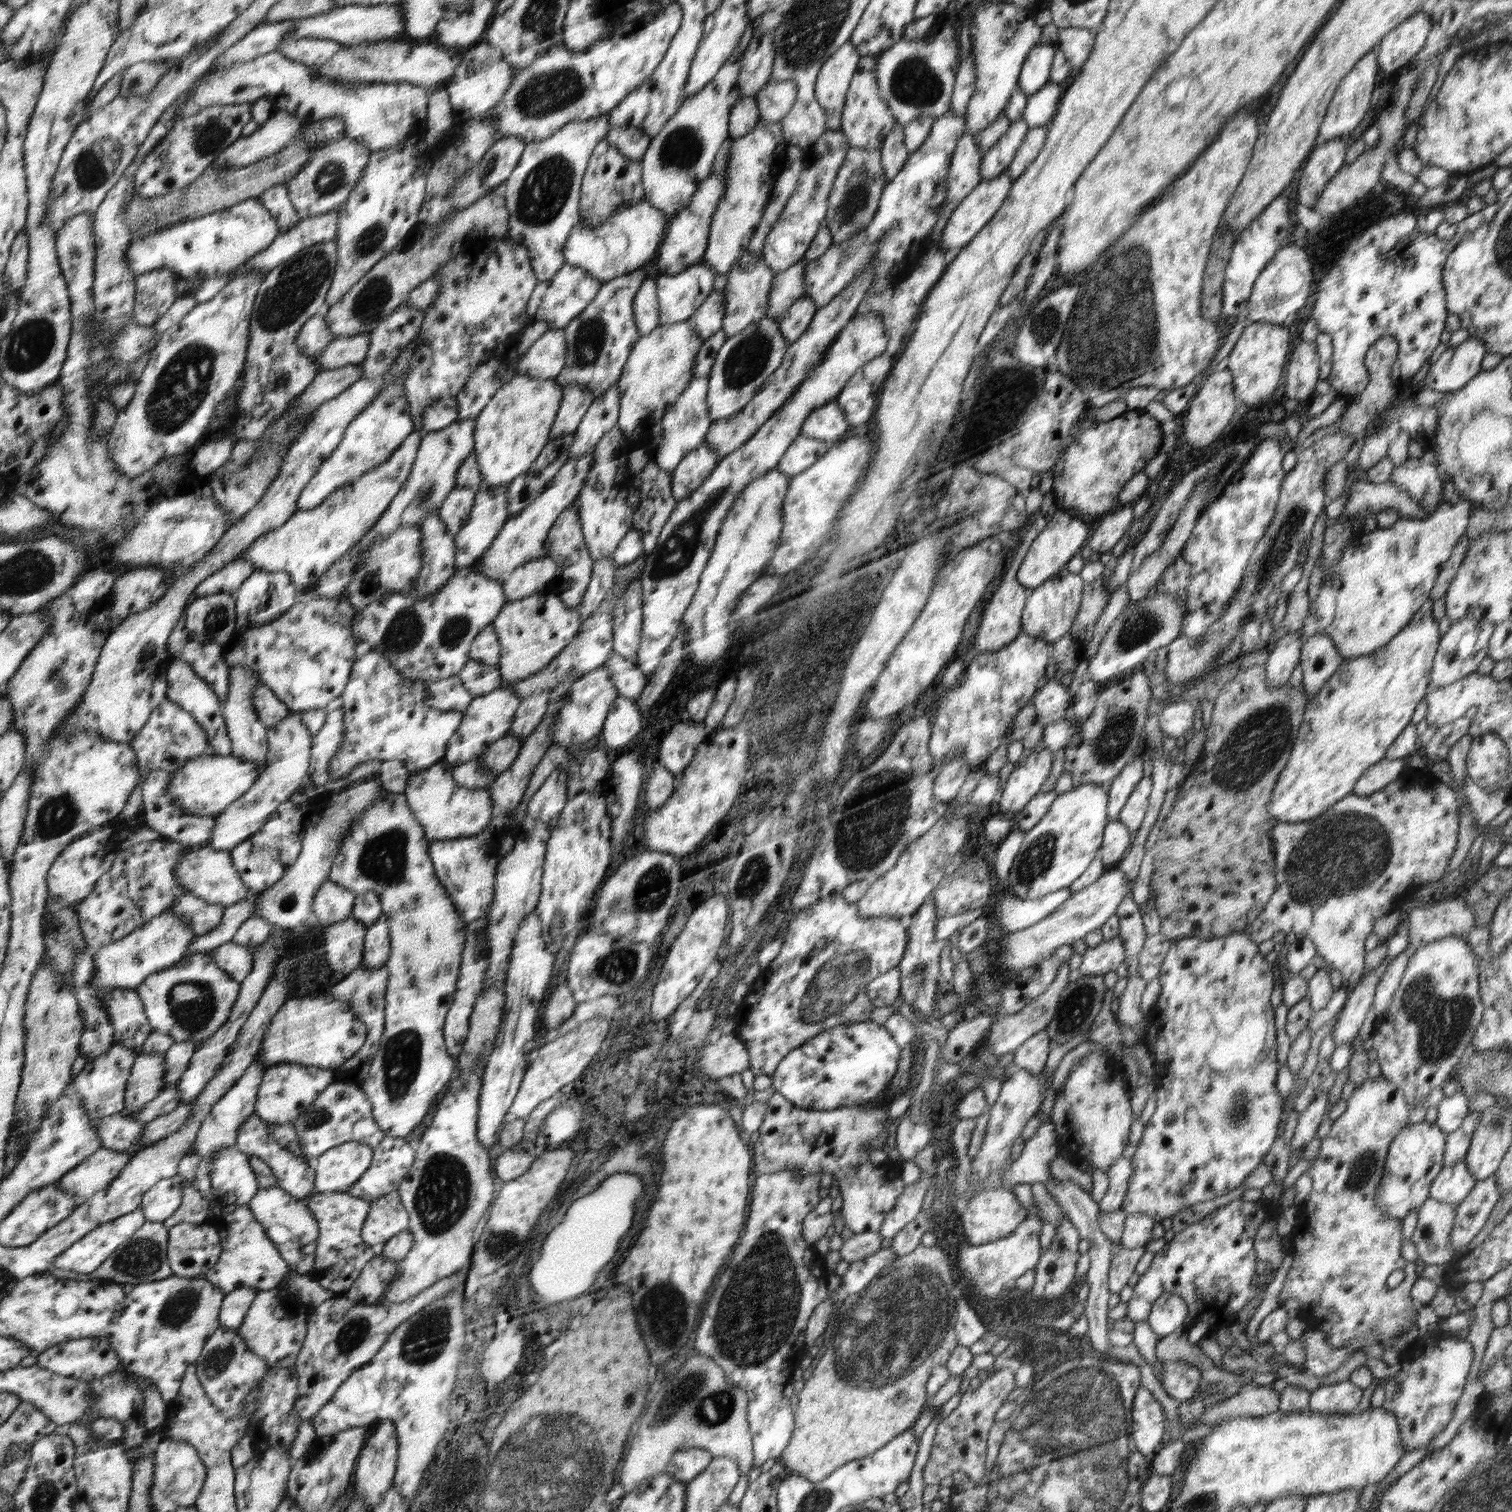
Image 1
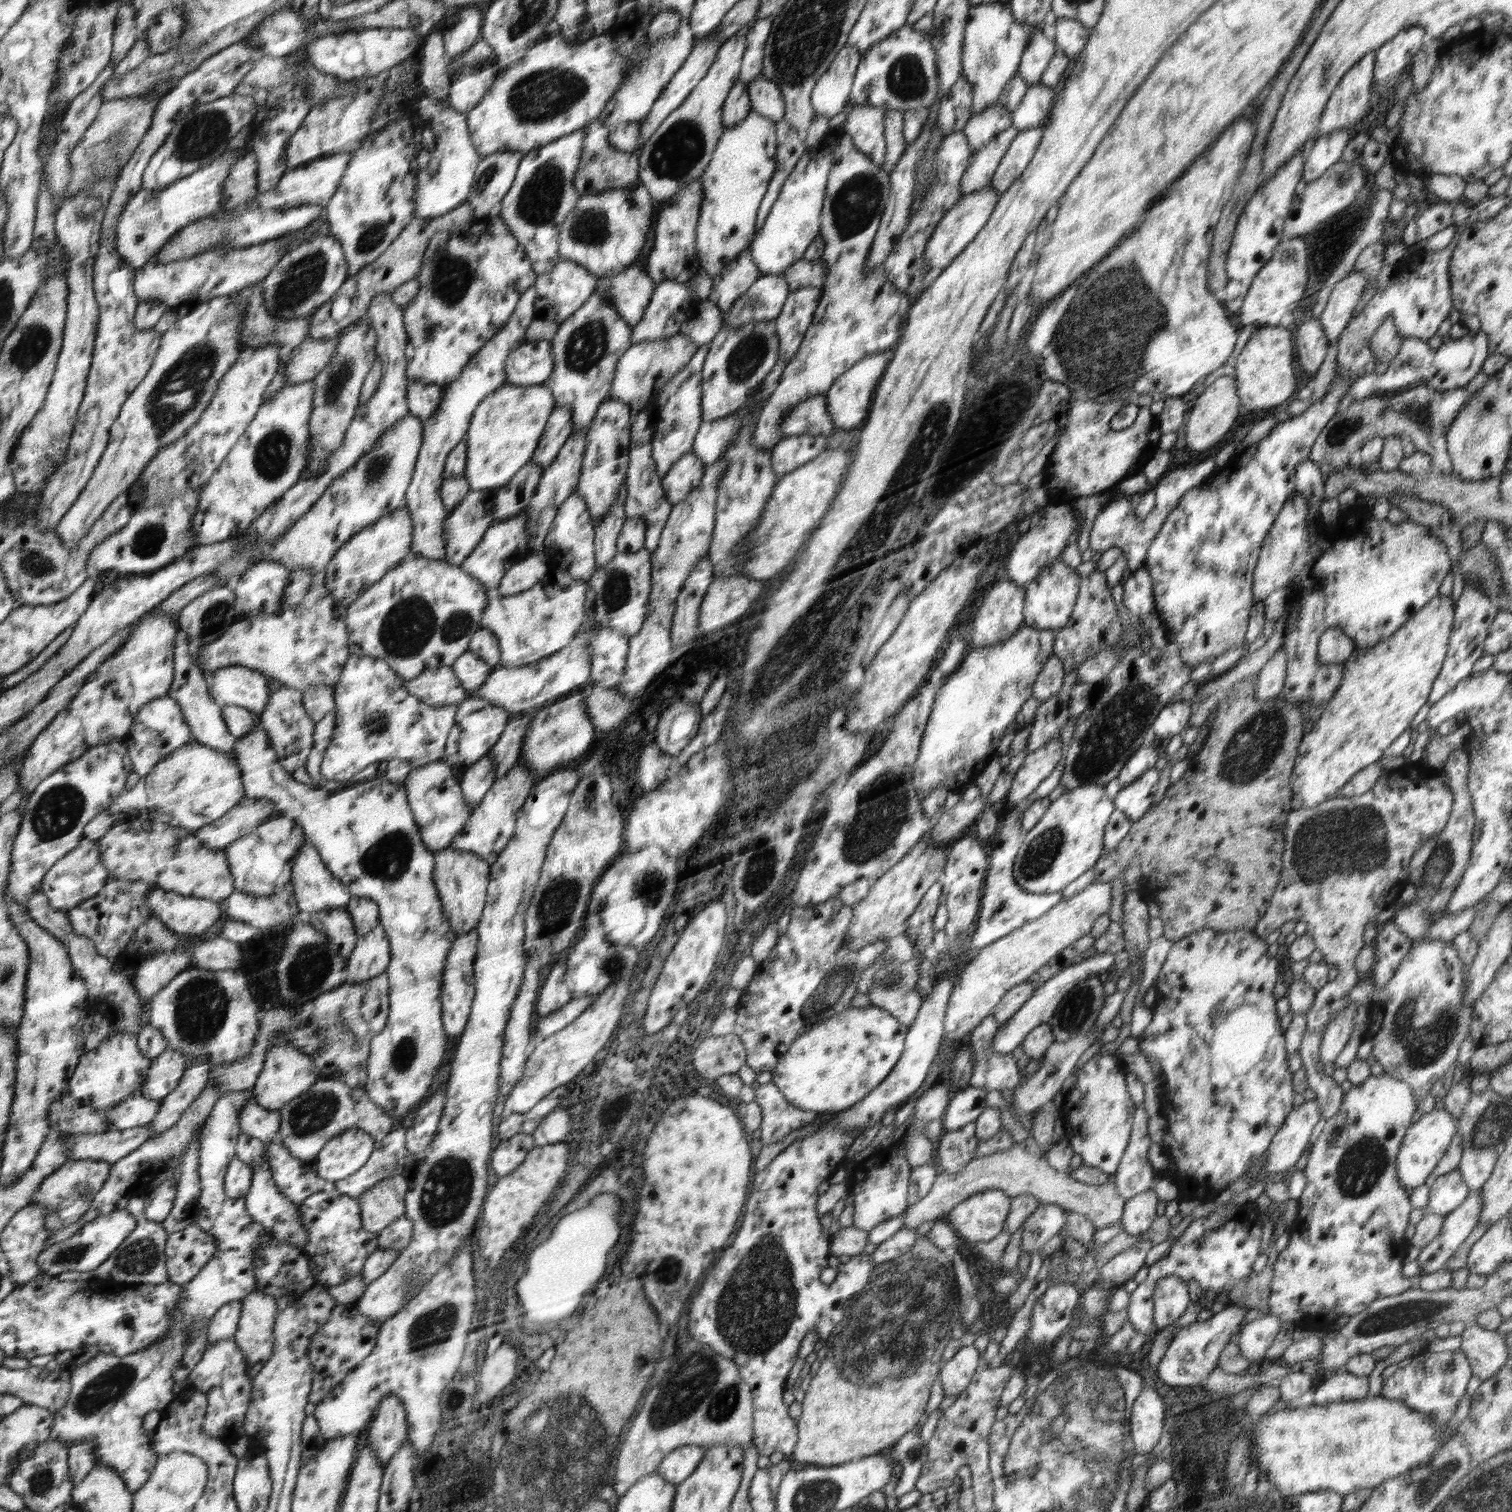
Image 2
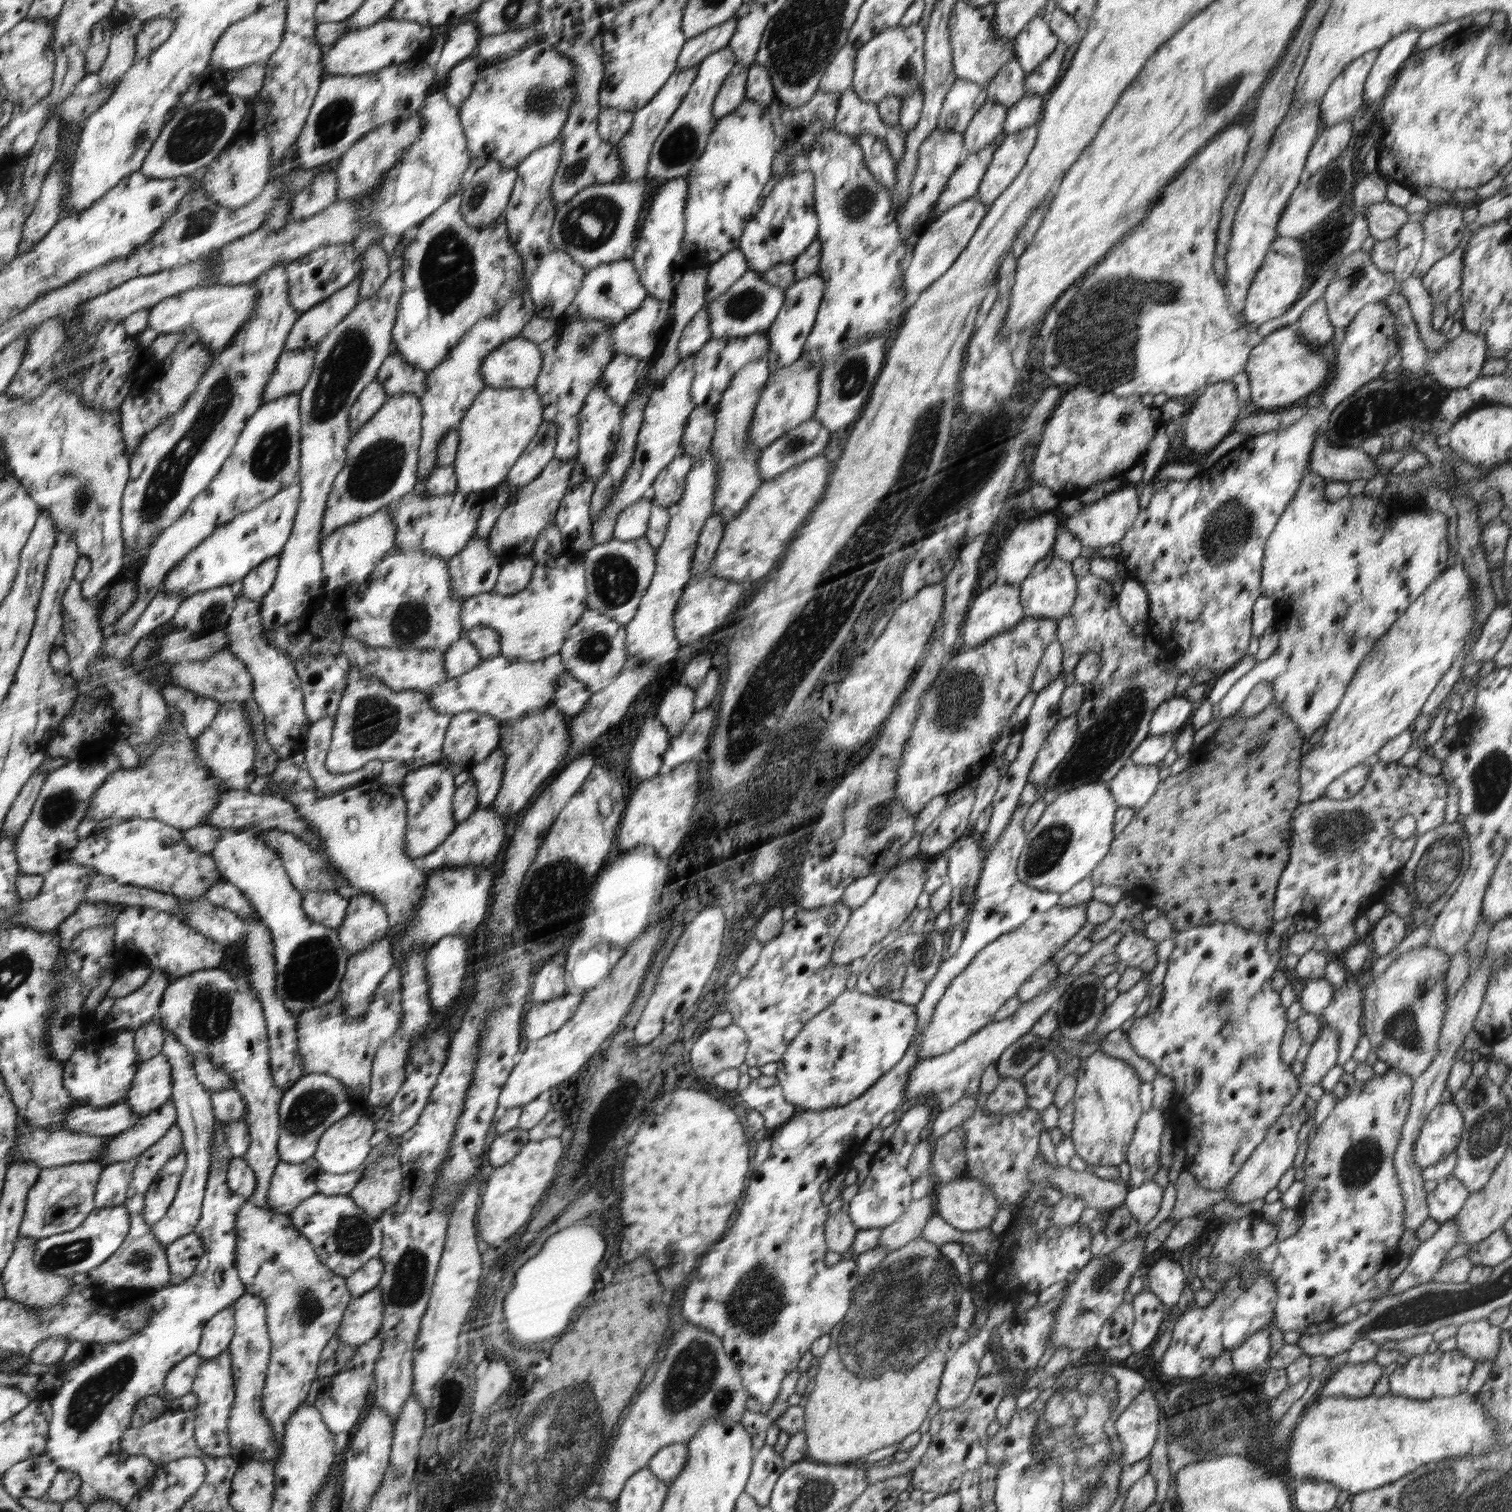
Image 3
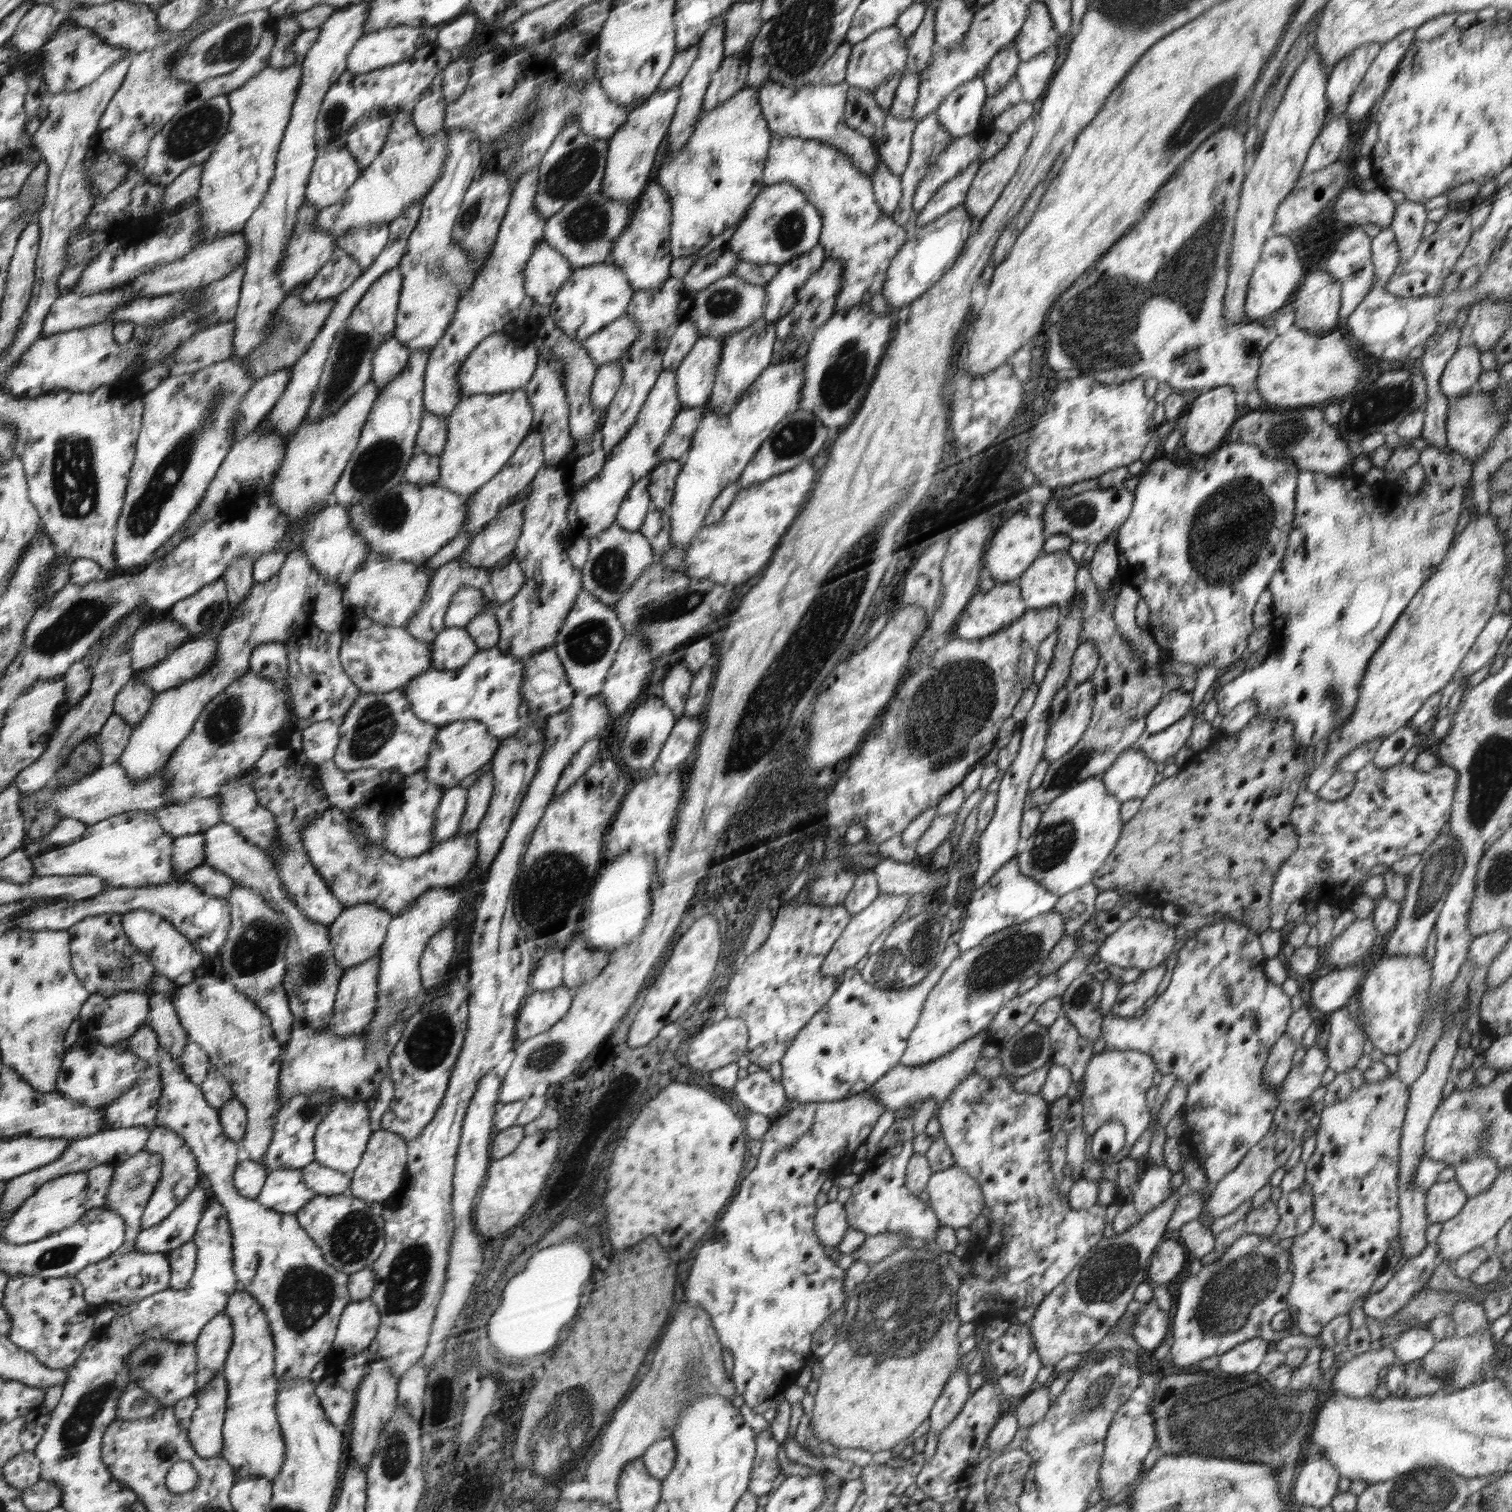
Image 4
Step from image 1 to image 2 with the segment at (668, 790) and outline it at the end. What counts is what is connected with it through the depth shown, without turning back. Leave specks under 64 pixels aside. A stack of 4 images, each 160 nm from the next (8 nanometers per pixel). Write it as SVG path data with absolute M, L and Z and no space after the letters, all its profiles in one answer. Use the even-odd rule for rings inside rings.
M655 742L642 750L642 758L638 762L638 781L645 792L658 790L667 780L666 772L673 758L662 752Z

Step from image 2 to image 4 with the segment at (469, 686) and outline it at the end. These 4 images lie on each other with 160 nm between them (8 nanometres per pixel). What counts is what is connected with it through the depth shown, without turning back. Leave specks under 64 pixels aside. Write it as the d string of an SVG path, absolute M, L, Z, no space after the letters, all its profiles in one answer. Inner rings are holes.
M465 627L444 628L432 641L432 667L442 671L462 668L479 649Z

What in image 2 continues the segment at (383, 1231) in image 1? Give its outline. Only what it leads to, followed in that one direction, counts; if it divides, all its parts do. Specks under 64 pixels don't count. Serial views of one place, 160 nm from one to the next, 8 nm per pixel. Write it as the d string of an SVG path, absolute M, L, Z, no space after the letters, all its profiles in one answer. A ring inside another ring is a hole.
M409 1174L382 1180L357 1198L365 1230L379 1234L405 1214L405 1196L410 1187Z

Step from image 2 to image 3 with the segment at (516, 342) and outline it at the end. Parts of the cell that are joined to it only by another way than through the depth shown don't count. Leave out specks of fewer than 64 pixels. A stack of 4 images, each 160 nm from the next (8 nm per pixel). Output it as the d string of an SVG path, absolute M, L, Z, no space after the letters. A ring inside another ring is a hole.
M515 297L511 303L507 302L499 312L492 312L489 316L485 316L481 318L481 320L478 320L477 324L475 324L469 332L463 334L462 341L459 342L457 348L451 350L449 356L447 356L437 368L431 369L431 371L427 373L427 389L420 399L421 407L424 408L424 417L421 420L421 457L420 464L418 464L417 482L413 489L414 494L419 494L420 496L428 495L428 493L426 493L426 488L424 488L424 481L430 477L430 473L434 471L434 468L438 468L439 466L437 464L438 458L436 457L436 451L438 451L440 441L442 441L448 433L452 433L452 430L458 430L458 425L460 425L462 419L465 418L466 411L470 410L470 406L473 405L475 398L485 390L487 384L482 374L483 360L485 360L495 348L499 348L503 343L519 336L524 325L530 320L530 316L535 314L530 308L528 308L528 310L522 310L522 308L524 308L524 306L522 306Z

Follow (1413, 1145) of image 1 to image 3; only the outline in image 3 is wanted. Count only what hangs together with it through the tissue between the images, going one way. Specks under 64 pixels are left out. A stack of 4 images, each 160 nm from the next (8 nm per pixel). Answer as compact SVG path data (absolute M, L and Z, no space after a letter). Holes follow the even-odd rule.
M1452 1100L1441 1102L1428 1113L1412 1149L1420 1169L1452 1156L1460 1142L1463 1124L1462 1113Z

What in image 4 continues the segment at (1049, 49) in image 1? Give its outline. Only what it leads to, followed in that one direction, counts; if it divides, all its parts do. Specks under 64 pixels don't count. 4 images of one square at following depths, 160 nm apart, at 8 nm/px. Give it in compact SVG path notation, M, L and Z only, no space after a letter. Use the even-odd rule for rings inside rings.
M1034 2L1028 7L1027 17L1014 39L1021 62L1034 58L1048 46L1056 45L1059 33L1056 31L1047 4Z

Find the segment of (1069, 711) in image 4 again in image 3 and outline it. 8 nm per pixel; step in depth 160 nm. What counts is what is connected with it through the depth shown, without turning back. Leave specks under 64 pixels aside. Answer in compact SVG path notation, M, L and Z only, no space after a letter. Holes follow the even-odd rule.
M1077 712L1068 718L1059 719L1056 726L1050 731L1042 748L1038 751L1033 762L1027 782L1044 785L1050 773L1063 761L1074 744L1078 734Z

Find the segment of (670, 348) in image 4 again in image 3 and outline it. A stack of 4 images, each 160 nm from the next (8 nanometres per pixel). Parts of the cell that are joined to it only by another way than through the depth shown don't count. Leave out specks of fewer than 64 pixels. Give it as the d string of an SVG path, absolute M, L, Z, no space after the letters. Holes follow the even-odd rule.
M706 309L699 310L681 332L678 343L678 352L681 360L694 356L711 339L709 312Z

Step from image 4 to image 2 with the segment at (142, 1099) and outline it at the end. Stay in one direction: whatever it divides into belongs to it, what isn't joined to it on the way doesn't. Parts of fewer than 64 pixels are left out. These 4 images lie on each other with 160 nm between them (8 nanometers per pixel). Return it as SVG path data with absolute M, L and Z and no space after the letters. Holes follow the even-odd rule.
M167 1048L151 1061L143 1087L138 1093L147 1099L161 1101L176 1088L184 1071L182 1051Z

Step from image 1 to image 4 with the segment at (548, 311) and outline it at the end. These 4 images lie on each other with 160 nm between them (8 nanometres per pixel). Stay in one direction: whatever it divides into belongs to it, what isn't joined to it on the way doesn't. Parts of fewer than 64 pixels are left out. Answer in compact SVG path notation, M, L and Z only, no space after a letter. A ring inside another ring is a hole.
M543 242L537 245L533 256L529 258L529 264L525 269L525 293L527 297L533 299L536 304L551 306L554 297L559 293L563 282L571 276L576 267L570 261L548 243Z

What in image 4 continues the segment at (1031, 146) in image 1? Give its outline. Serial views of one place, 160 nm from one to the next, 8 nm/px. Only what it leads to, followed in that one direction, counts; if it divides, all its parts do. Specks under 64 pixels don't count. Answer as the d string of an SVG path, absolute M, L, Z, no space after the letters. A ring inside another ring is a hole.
M1030 118L1026 122L1023 122L1014 132L1009 134L1006 146L998 154L985 160L980 165L971 187L967 192L966 199L963 202L965 209L971 214L970 216L974 218L977 216L984 217L987 212L990 212L990 209L995 205L995 202L1010 182L1010 179L1016 174L1020 161L1024 153L1029 149L1030 141L1035 132L1034 119Z

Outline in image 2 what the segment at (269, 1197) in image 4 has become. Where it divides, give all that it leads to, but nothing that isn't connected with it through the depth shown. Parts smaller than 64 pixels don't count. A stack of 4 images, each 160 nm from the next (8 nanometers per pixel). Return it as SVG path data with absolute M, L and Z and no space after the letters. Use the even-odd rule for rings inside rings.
M281 1138L272 1140L270 1146L267 1148L268 1158L267 1162L270 1163L273 1172L273 1180L290 1202L296 1203L298 1207L304 1200L308 1200L310 1196L327 1189L329 1186L326 1180L320 1178L317 1172L317 1163L312 1161L305 1161L301 1158L294 1156L284 1145Z

